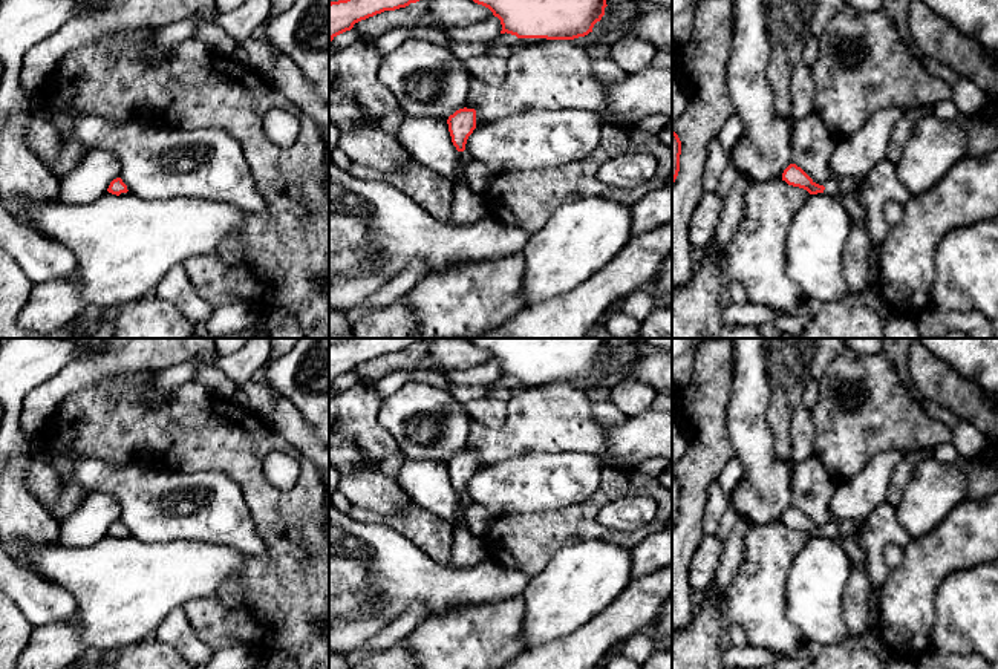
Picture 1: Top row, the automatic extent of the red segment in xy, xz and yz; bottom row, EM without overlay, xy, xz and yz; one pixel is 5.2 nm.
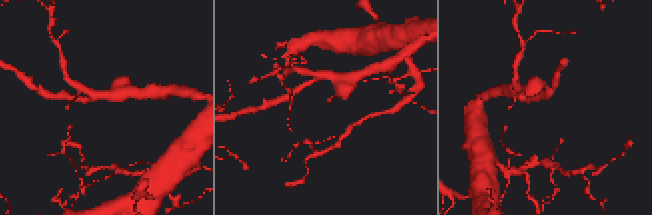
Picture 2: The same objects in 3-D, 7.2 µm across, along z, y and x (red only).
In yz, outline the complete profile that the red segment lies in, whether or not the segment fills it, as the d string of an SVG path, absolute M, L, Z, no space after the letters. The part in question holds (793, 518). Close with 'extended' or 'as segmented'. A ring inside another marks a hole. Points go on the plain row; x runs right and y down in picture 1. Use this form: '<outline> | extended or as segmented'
M790 507L784 516L782 524L788 528L807 533L810 537L825 536L828 539L839 539L842 534L839 522L831 522L825 530L816 527L801 510Z | extended

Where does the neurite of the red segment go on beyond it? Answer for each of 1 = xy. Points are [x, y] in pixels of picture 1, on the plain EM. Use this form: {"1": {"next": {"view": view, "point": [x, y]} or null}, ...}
{"1": {"next": null}}

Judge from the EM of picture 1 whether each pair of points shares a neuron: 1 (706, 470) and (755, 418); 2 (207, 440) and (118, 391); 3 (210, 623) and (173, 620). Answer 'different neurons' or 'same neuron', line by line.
1: different neurons
2: same neuron
3: different neurons

